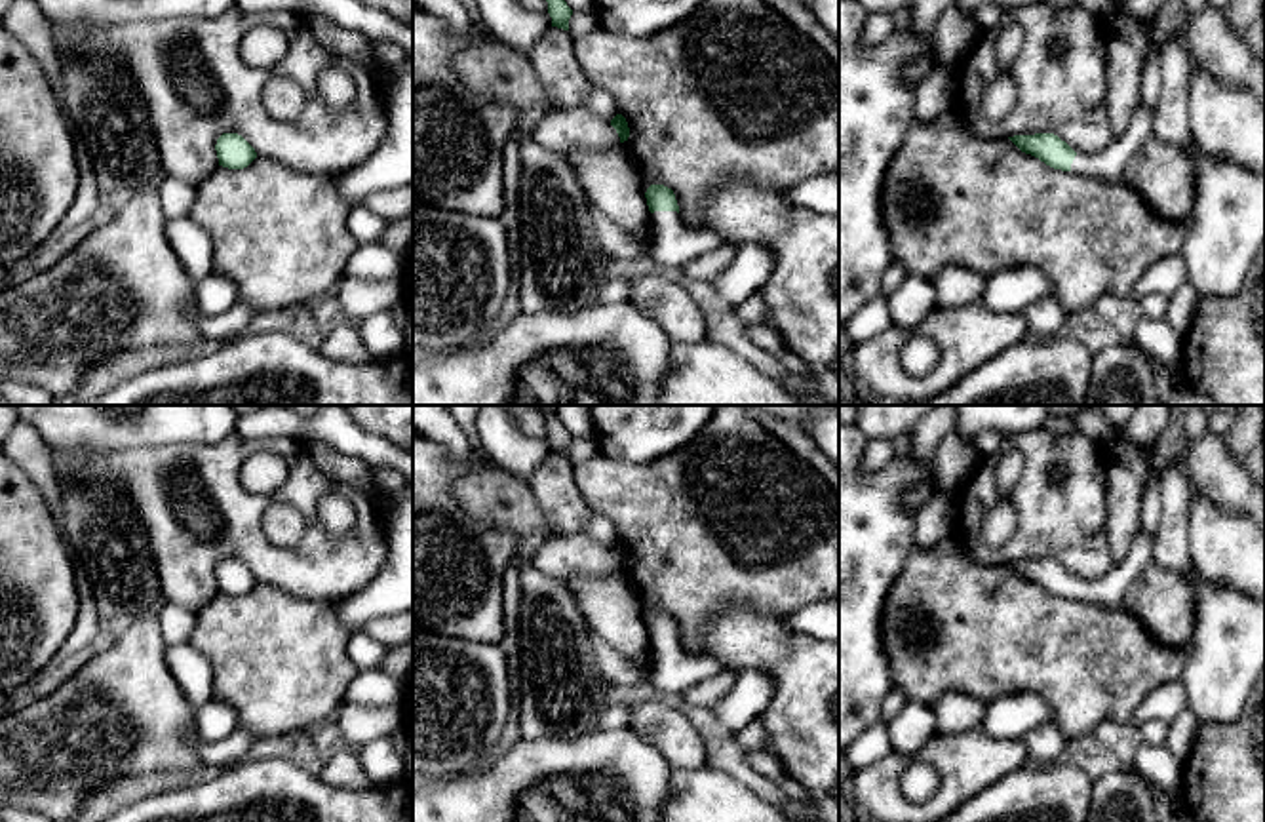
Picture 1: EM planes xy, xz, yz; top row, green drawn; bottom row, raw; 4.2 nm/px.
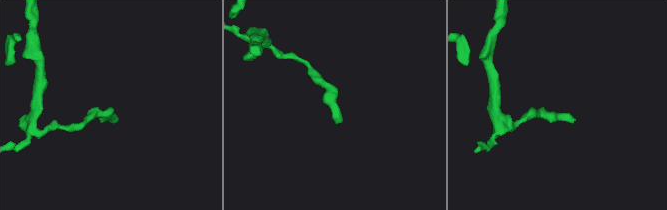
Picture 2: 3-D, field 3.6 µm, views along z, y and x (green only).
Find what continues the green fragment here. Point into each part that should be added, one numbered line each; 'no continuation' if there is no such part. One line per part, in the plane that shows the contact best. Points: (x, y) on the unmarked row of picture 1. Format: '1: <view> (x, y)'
1: xz (674, 670)

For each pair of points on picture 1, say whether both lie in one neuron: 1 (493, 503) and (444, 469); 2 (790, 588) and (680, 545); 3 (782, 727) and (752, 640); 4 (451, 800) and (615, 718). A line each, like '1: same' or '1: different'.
1: different
2: same
3: same
4: different

